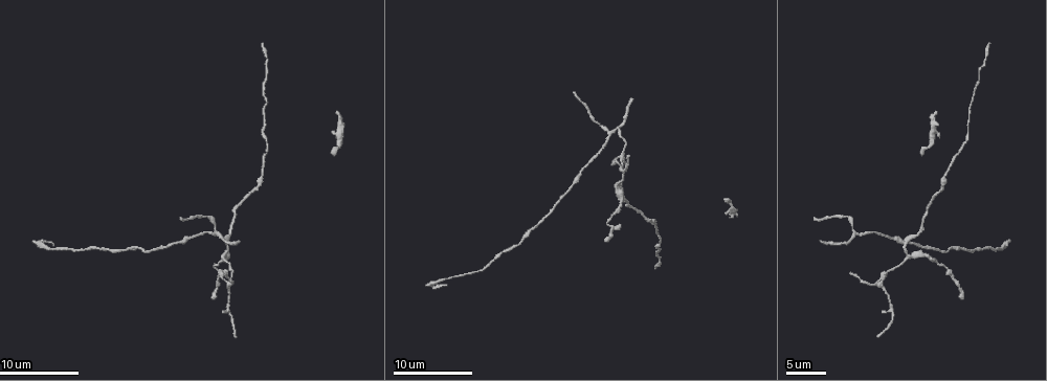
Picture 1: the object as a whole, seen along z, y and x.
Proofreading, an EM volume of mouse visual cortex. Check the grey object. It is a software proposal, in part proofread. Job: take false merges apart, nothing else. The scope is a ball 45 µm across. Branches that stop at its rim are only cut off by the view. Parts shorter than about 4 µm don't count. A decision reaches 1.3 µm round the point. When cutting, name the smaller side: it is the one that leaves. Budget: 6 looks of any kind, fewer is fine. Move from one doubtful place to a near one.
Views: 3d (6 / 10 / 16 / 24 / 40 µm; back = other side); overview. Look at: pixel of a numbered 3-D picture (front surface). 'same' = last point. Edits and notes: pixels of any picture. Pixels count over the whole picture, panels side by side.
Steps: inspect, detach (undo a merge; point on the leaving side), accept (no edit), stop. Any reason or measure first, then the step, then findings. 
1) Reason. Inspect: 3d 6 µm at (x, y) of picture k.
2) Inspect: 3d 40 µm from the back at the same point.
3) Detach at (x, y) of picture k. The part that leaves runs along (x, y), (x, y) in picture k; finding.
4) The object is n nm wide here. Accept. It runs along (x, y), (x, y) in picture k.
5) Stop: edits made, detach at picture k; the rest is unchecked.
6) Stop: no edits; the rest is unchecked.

Three arms meet. Inspect: 3d 10 µm at (607, 135) of picture 1.

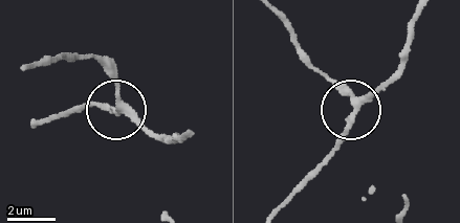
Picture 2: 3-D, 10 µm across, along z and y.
The object is 250 nm wide here. Accept. All the same cell.

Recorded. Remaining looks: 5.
Four-way junction. Inspect: 3d 16 µm at (881, 284) of picture 1.

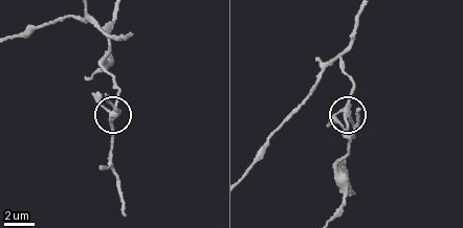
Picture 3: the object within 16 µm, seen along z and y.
Inspect: 3d 6 µm at (346, 114) of picture 3.

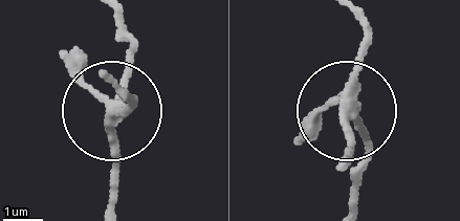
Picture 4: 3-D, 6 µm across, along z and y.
4 arms meet here. Accept. It runs along (358, 19), (368, 46), (348, 109), (348, 153) in picture 4; continuous, no second cell.

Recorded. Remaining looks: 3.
Branch point. Inspect: 3d 16 µm at (223, 255) of picture 1.

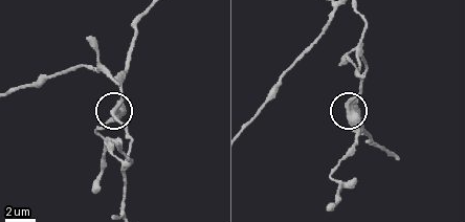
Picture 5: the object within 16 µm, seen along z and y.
Zoom in. Inspect: 3d 6 µm at (115, 112) of picture 5.

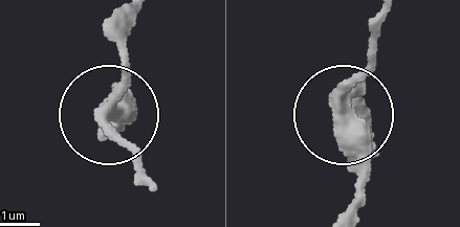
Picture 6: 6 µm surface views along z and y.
The side arm is 11 µm long. Accept. It runs along (384, 17), (373, 67), (347, 107), (364, 204) in picture 6; continuous, no second cell.

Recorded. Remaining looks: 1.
Stop: no edits; the rest is unchecked.

